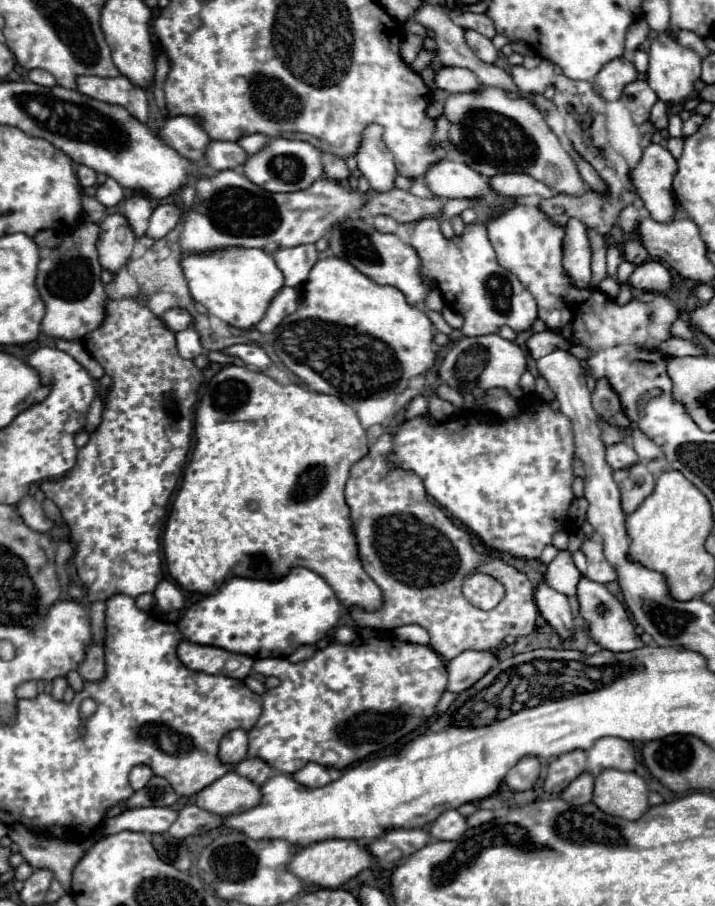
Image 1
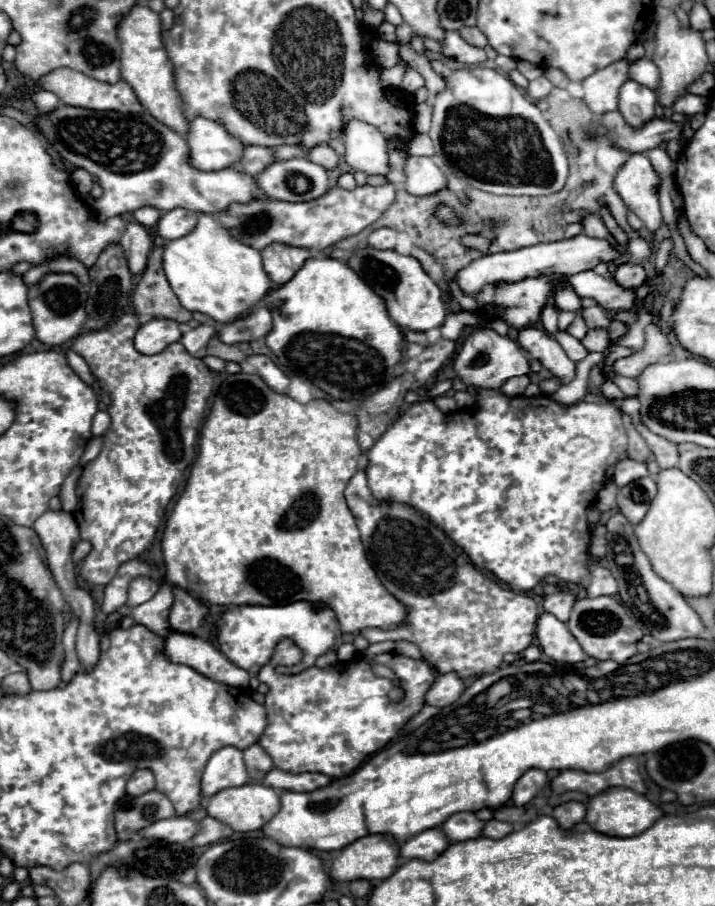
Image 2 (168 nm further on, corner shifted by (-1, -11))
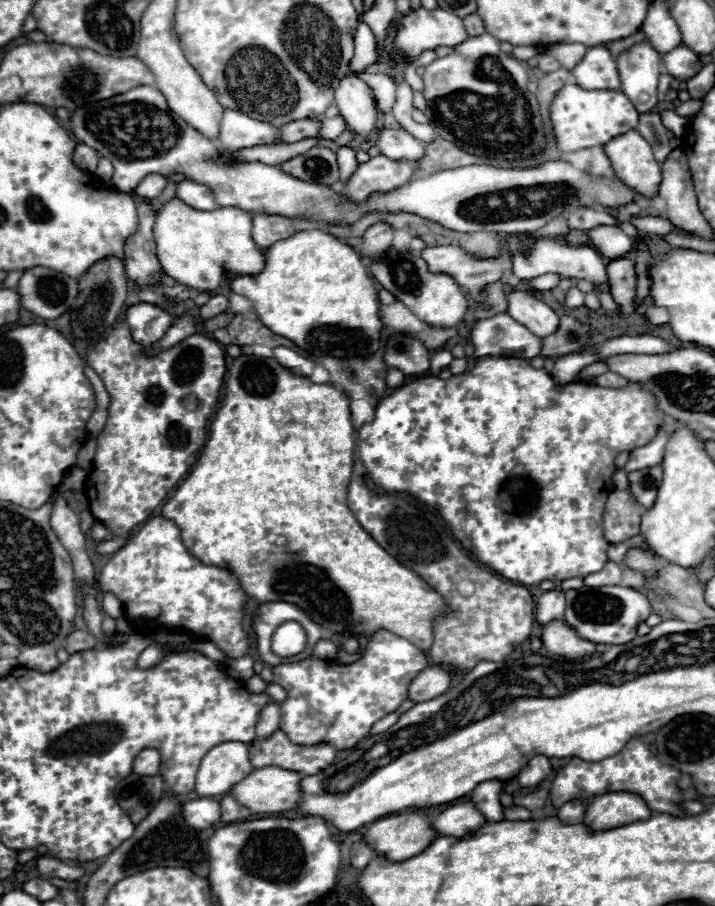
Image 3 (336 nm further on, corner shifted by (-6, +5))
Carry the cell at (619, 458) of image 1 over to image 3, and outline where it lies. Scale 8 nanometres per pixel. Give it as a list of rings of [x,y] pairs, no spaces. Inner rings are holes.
[[[661,430],[655,436],[655,440],[651,440],[649,444],[645,444],[641,448],[635,448],[629,454],[625,470],[633,472],[633,470],[643,470],[643,468],[651,468],[655,464],[661,464],[663,456],[665,456],[665,444],[667,444],[667,440],[669,440],[669,436]]]

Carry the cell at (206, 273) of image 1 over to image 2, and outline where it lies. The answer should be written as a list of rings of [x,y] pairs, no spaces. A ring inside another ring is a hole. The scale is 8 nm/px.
[[[198,214],[198,224],[190,234],[164,246],[162,264],[180,304],[190,312],[206,314],[220,326],[246,318],[274,290],[274,282],[262,268],[260,252],[232,238],[210,214]]]

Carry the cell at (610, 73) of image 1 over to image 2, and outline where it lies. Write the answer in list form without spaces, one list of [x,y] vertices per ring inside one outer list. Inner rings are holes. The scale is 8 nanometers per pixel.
[[[614,62],[592,76],[588,76],[584,86],[584,102],[594,114],[614,112],[618,108],[618,92],[622,84],[628,80],[628,62]]]

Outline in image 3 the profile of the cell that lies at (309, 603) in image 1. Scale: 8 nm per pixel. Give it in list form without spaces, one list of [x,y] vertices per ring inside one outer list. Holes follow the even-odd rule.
[[[267,602],[261,604],[259,614],[253,620],[253,628],[257,632],[257,654],[261,656],[263,662],[277,666],[283,662],[297,662],[297,660],[305,660],[311,656],[315,642],[321,638],[321,626],[315,624],[301,608],[297,608],[295,604],[289,602]],[[283,622],[299,622],[305,632],[307,632],[307,646],[303,652],[291,656],[291,658],[281,658],[277,654],[271,652],[271,636],[273,632],[283,624]]]

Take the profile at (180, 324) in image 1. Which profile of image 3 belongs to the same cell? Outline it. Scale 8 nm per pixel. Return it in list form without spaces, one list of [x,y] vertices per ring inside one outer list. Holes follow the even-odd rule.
[[[133,304],[125,314],[131,336],[137,344],[149,346],[157,342],[173,324],[173,316],[153,304]]]

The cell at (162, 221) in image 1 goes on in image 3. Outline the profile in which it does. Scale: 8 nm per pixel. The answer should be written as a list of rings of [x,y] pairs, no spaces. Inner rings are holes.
[[[193,180],[179,182],[175,196],[197,210],[215,210],[217,208],[215,196],[211,196],[211,190],[205,184],[195,184]]]

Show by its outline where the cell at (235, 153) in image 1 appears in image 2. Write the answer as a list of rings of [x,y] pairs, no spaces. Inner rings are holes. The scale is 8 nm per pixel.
[[[246,146],[240,160],[240,172],[246,172],[248,176],[258,176],[268,164],[272,164],[272,148],[262,146]]]

